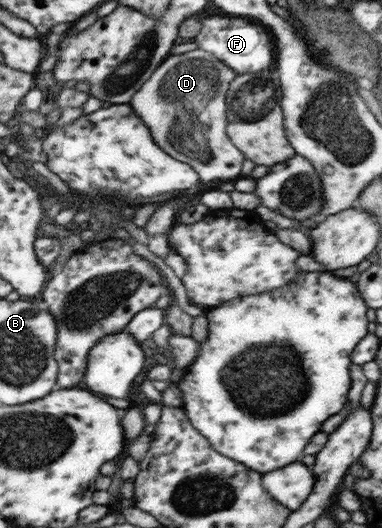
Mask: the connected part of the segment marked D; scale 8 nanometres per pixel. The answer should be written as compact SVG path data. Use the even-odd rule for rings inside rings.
M196 49L189 51L188 54L170 55L170 59L166 59L162 67L158 67L154 77L150 77L127 104L135 113L142 115L142 123L146 123L150 131L154 131L158 147L166 147L166 151L170 151L174 159L190 163L190 167L194 167L194 171L202 175L204 183L214 179L238 177L244 161L242 153L236 147L232 147L232 143L224 135L224 119L216 119L216 123L210 121L212 117L222 117L222 111L216 111L222 109L218 105L224 103L222 95L218 93L222 93L224 87L230 85L234 76L236 76L235 71L226 67L221 59L210 55L210 51ZM212 99L214 107L208 107ZM206 123L210 127L206 127ZM178 143L180 149L176 149Z

